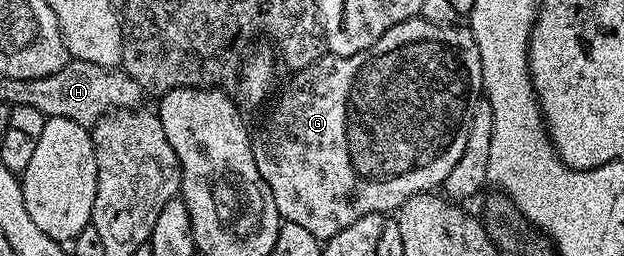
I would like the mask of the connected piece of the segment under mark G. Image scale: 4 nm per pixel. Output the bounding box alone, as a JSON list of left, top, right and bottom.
[251,17,483,240]

